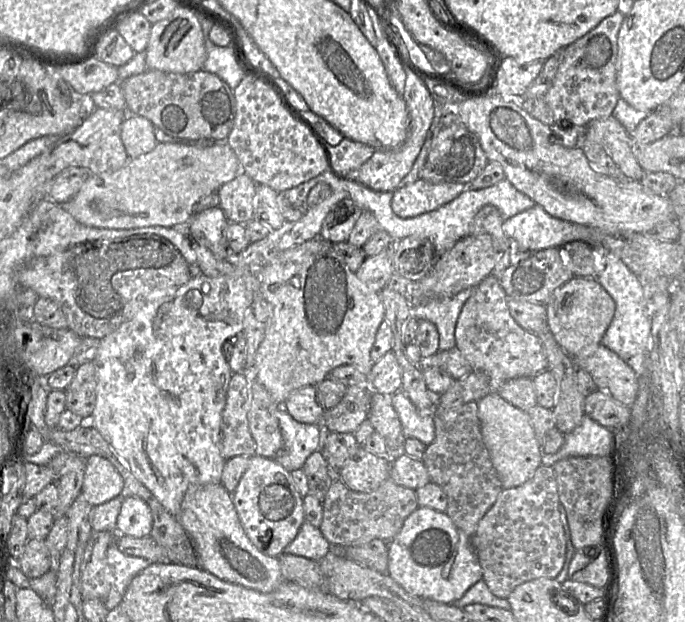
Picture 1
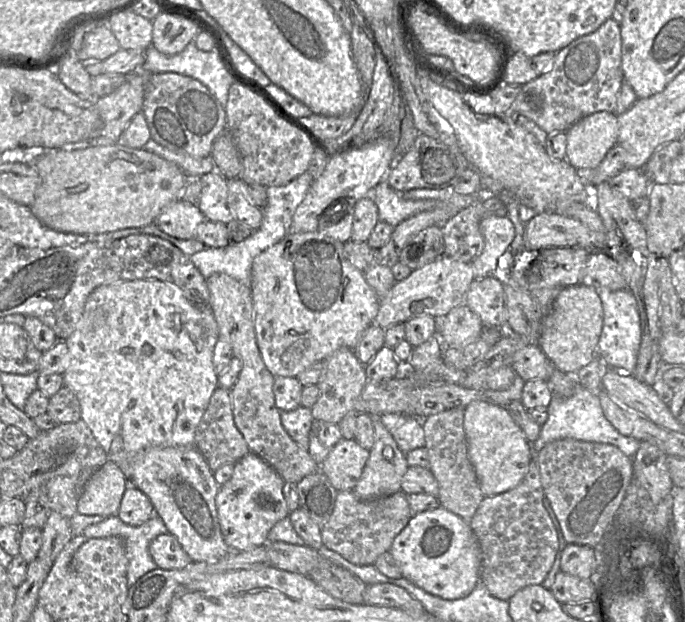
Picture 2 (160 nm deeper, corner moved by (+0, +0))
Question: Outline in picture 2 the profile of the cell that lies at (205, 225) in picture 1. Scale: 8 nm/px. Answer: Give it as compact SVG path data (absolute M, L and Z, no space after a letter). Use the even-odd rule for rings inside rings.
M177 200L168 205L153 224L178 239L195 239L196 229L205 220L197 205Z

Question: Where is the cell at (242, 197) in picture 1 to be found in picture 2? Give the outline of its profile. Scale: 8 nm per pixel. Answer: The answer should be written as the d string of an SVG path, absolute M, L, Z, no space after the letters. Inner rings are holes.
M218 171L199 177L201 195L198 208L206 220L227 224L235 220L227 204L227 181Z

